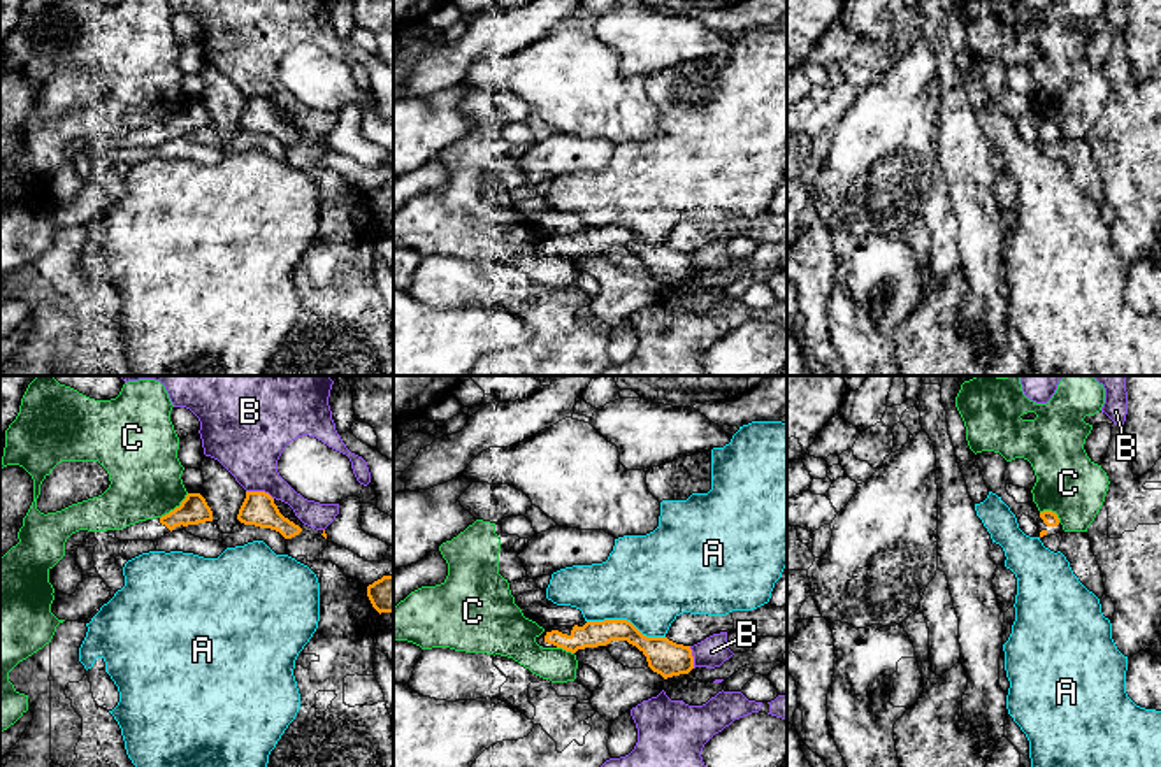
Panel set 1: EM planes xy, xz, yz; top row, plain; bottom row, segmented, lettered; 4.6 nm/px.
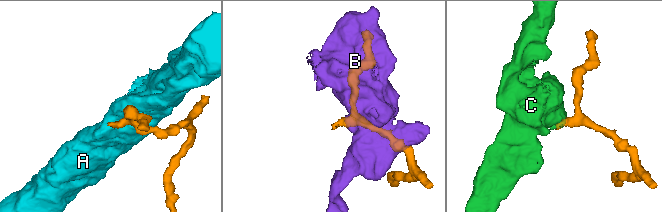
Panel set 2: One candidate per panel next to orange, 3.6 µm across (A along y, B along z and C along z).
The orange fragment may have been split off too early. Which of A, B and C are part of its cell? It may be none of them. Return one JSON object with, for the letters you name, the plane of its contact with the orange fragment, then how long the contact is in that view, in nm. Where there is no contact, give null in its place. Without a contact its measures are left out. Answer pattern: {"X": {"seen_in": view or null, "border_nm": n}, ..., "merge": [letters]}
{"merge": []}

